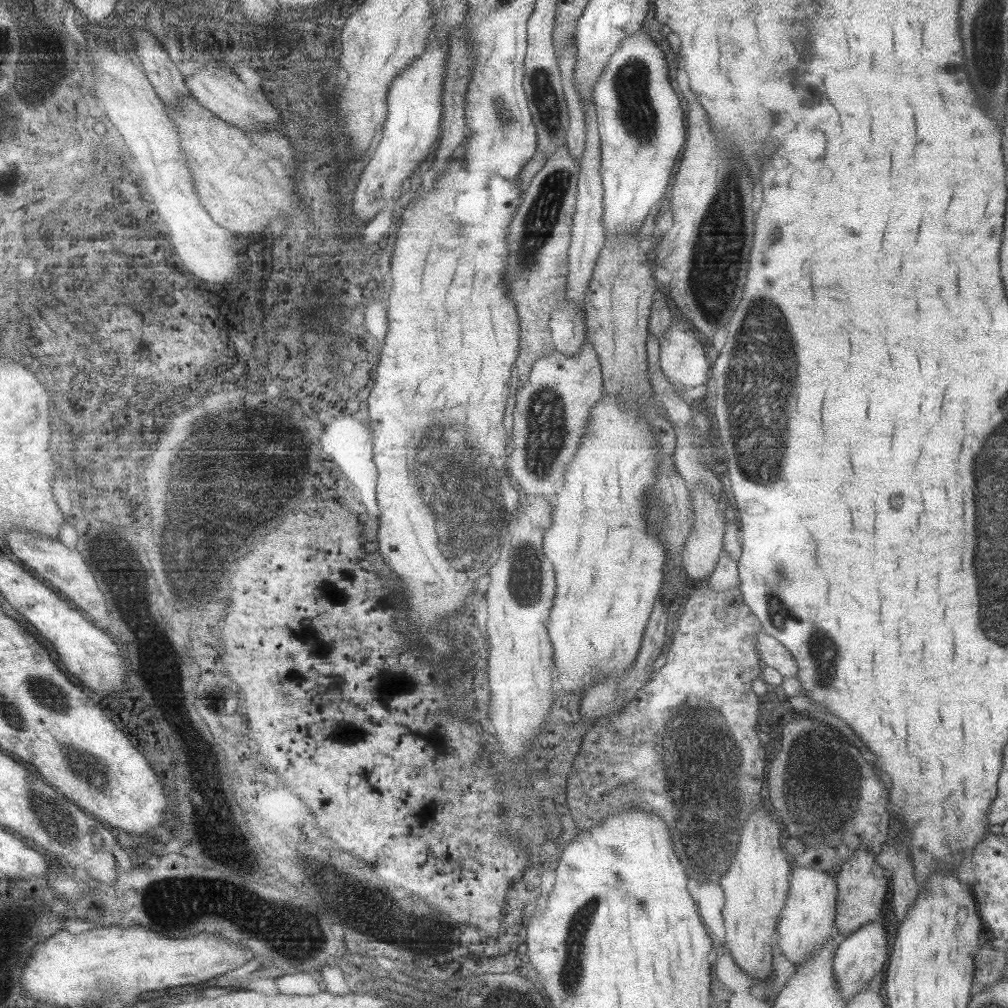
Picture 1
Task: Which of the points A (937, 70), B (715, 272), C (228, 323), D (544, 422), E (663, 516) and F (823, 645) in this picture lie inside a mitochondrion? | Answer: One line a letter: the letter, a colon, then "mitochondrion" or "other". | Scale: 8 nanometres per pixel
A: other
B: mitochondrion
C: other
D: mitochondrion
E: mitochondrion
F: mitochondrion

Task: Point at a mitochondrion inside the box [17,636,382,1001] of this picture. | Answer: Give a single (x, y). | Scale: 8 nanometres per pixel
(60, 828)

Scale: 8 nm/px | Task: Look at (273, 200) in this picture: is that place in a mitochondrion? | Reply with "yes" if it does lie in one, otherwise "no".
no

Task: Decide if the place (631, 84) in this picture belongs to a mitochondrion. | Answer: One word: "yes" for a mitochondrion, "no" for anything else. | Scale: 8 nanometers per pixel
yes

